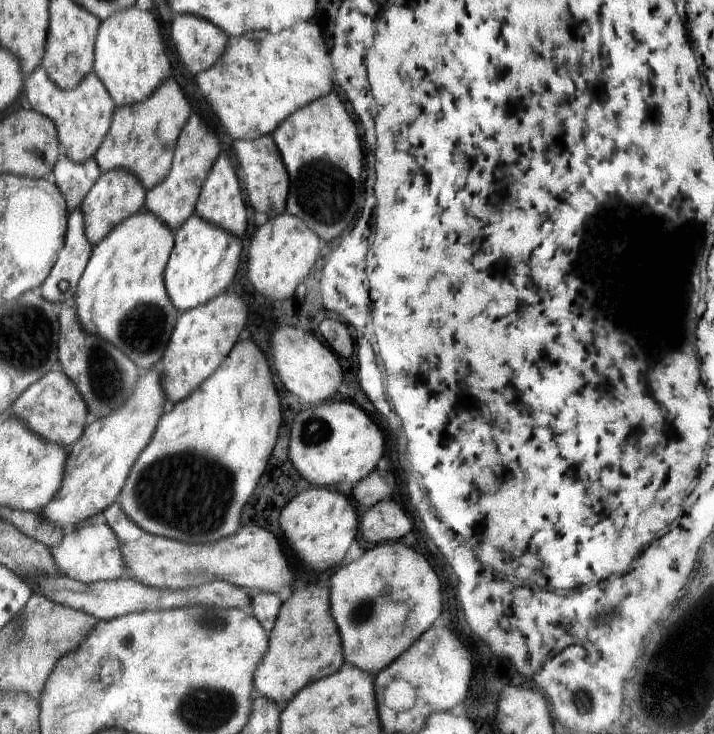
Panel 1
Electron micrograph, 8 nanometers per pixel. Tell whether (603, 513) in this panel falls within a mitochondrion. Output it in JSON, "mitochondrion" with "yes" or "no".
{"mitochondrion":"no"}

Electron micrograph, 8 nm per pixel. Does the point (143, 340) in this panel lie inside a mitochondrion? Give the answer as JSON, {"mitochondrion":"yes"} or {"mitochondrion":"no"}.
{"mitochondrion":"yes"}

